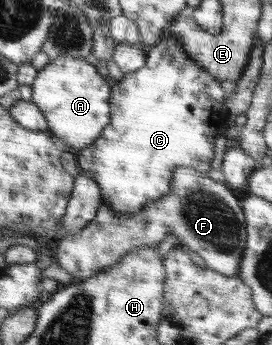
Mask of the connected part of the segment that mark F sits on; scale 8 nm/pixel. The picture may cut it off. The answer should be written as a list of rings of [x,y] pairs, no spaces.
[[[178,167],[172,173],[170,181],[170,193],[168,196],[158,199],[156,202],[148,203],[141,211],[134,215],[115,213],[110,205],[102,205],[96,216],[88,224],[74,230],[72,234],[66,234],[58,238],[56,259],[62,269],[66,269],[74,278],[86,280],[91,278],[102,268],[108,268],[118,262],[120,258],[132,252],[134,248],[142,248],[146,245],[159,246],[160,242],[171,234],[176,234],[179,245],[188,246],[202,257],[206,268],[213,269],[228,277],[240,278],[240,261],[246,245],[246,220],[241,209],[242,196],[225,184],[210,179],[209,173],[202,173],[192,167]]]

